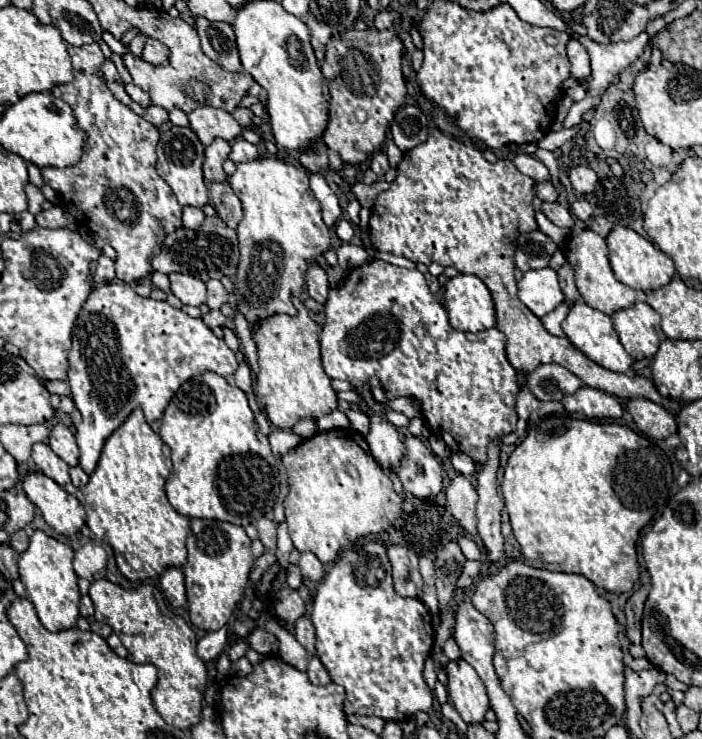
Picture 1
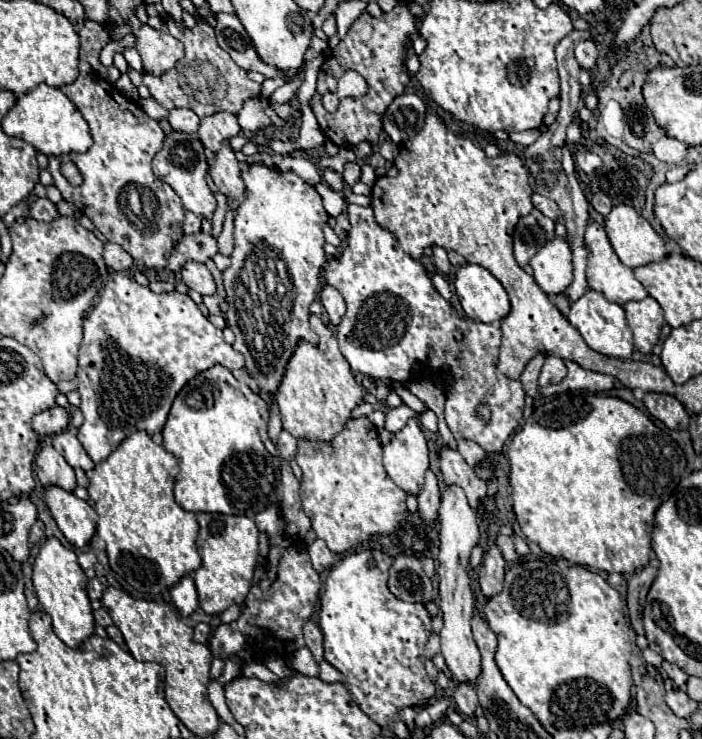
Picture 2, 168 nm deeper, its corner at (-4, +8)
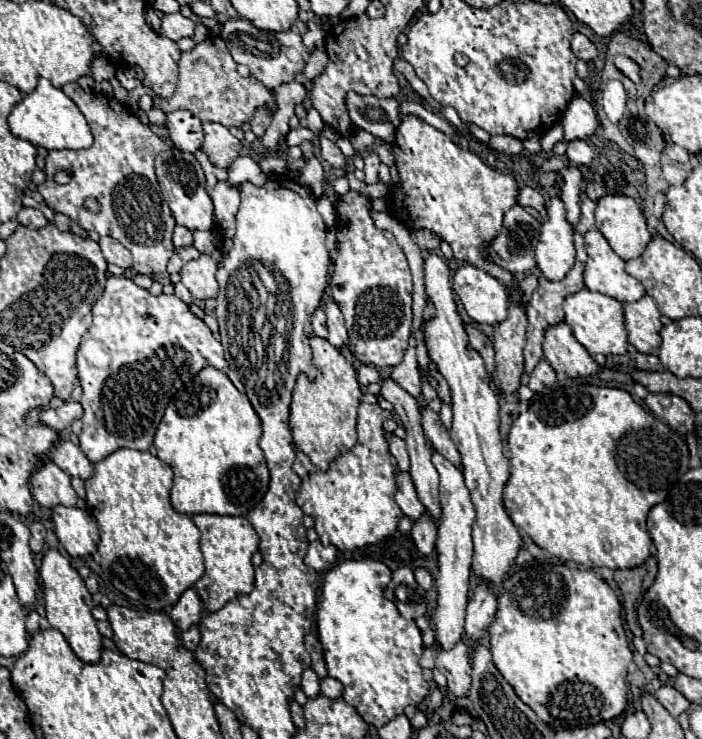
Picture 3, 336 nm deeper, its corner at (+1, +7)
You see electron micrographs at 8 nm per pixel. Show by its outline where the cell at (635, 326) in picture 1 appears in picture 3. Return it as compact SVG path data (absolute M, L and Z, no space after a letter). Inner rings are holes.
M642 296L636 302L624 304L624 322L628 330L628 342L644 354L654 354L660 348L660 312L650 296Z

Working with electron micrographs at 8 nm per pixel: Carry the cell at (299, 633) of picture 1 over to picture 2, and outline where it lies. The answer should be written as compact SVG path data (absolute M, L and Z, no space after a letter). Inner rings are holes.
M307 621L303 625L303 633L305 633L305 645L311 649L315 661L319 663L323 659L323 633L321 633L321 629L317 627L317 623Z

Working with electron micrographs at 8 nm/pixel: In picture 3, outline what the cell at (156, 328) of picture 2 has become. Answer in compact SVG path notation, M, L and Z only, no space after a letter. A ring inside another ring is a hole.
M108 276L104 294L92 306L92 314L94 322L82 338L76 360L78 378L84 390L80 400L84 406L80 448L86 458L96 464L120 448L134 448L142 452L148 450L152 446L166 404L176 394L176 390L190 382L194 374L198 374L206 364L218 370L226 370L226 360L222 344L212 336L210 328L190 312L188 304L176 296L154 296L148 290L136 286L126 276Z

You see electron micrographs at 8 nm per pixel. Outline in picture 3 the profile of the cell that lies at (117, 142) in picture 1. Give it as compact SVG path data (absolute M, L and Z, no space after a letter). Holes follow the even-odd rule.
M76 88L72 100L86 116L94 134L94 144L86 150L50 150L44 166L46 182L38 186L38 192L54 212L68 216L84 230L110 236L128 248L134 258L132 268L136 272L146 276L166 272L166 264L174 250L166 246L162 232L172 232L176 222L166 200L162 198L154 174L154 158L162 150L168 150L168 144L160 140L150 130L150 126L142 124L134 112L116 98L110 98L102 92L86 94L82 88ZM60 170L70 176L70 182L64 186L54 182L54 174ZM88 196L94 196L102 204L98 214L92 214L84 208L84 198Z

